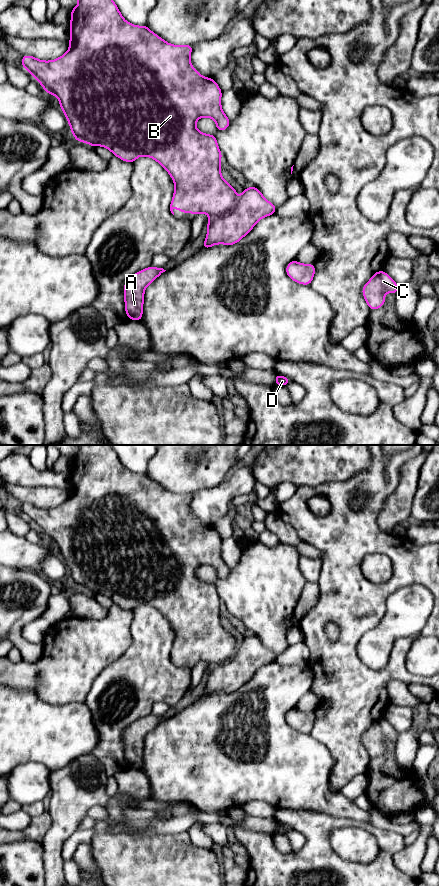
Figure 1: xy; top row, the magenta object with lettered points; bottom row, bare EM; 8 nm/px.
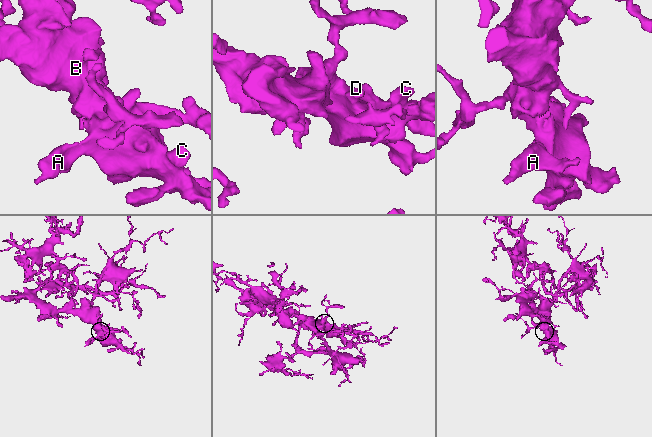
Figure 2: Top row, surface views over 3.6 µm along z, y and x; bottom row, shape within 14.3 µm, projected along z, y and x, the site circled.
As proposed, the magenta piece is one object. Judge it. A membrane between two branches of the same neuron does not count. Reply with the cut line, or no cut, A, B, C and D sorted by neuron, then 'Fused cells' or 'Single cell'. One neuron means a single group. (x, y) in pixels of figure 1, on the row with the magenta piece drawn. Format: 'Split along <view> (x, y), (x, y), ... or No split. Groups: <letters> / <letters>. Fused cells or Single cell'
No split. Groups: A B C D. Single cell

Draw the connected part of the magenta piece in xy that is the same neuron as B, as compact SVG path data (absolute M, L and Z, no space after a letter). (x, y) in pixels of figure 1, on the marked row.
M78 0L78 5L71 9L70 27L70 45L68 51L61 57L43 61L33 56L22 56L22 67L32 74L32 76L42 85L45 92L55 95L60 107L68 120L71 133L78 142L88 143L90 146L103 146L109 149L114 156L119 157L125 162L132 163L139 156L147 156L156 160L171 176L175 185L175 191L170 204L170 211L174 215L173 207L184 213L205 213L210 217L207 223L207 236L202 246L203 249L210 248L216 244L233 245L246 236L255 224L264 217L275 213L277 207L266 200L260 190L254 186L244 189L242 195L238 198L236 190L221 176L221 158L222 153L219 150L216 136L200 132L195 123L201 117L210 117L216 122L217 130L224 131L230 125L230 120L221 108L222 91L213 78L203 77L190 62L190 55L193 45L172 45L164 41L161 37L153 33L146 25L136 26L128 23L121 15L118 6L113 0Z

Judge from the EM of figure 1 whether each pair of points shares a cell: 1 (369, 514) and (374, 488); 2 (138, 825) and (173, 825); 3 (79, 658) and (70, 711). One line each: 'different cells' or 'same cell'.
1: same cell
2: same cell
3: different cells

